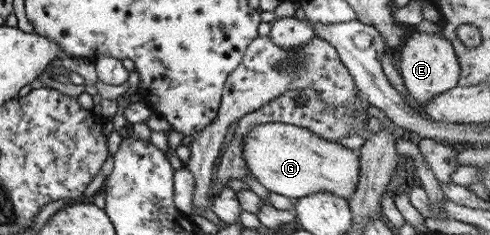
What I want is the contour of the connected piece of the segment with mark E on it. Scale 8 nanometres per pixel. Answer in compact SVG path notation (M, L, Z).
M415 31L404 40L400 48L397 79L403 90L409 96L414 108L418 111L424 108L424 103L440 94L457 87L459 78L459 64L453 46L441 33L423 33Z

